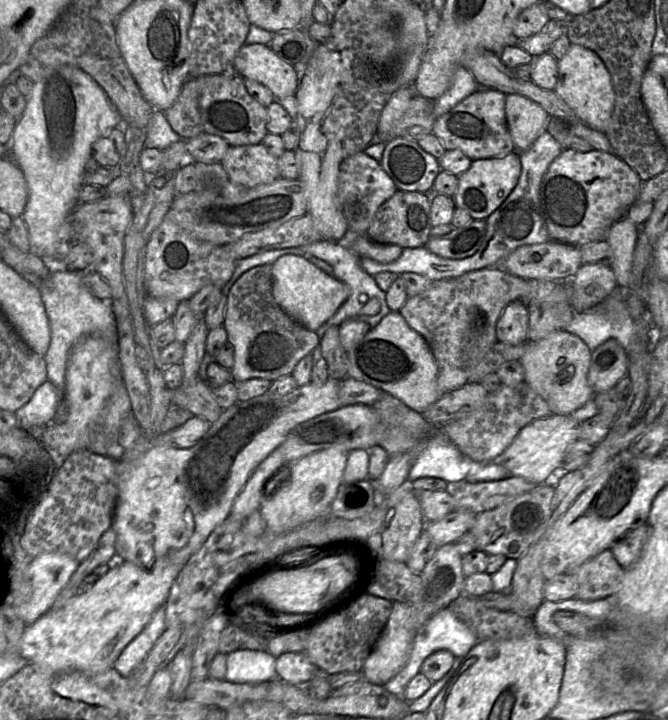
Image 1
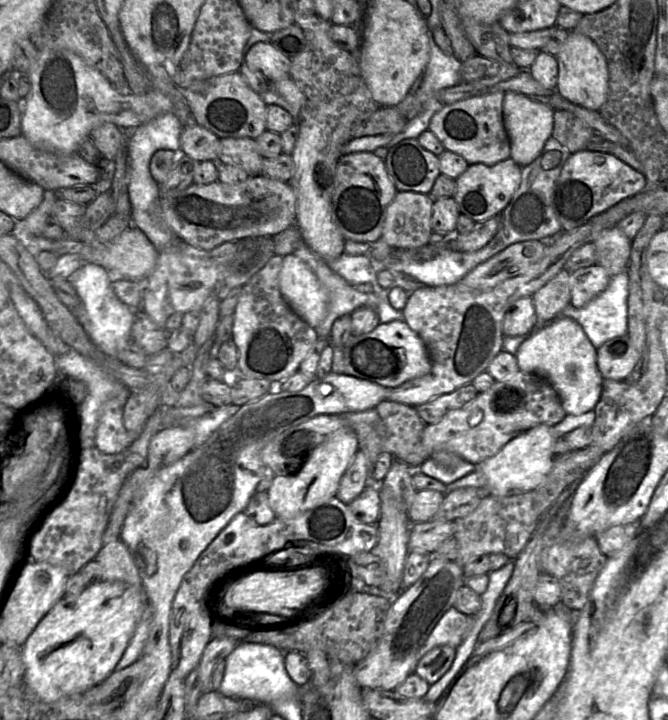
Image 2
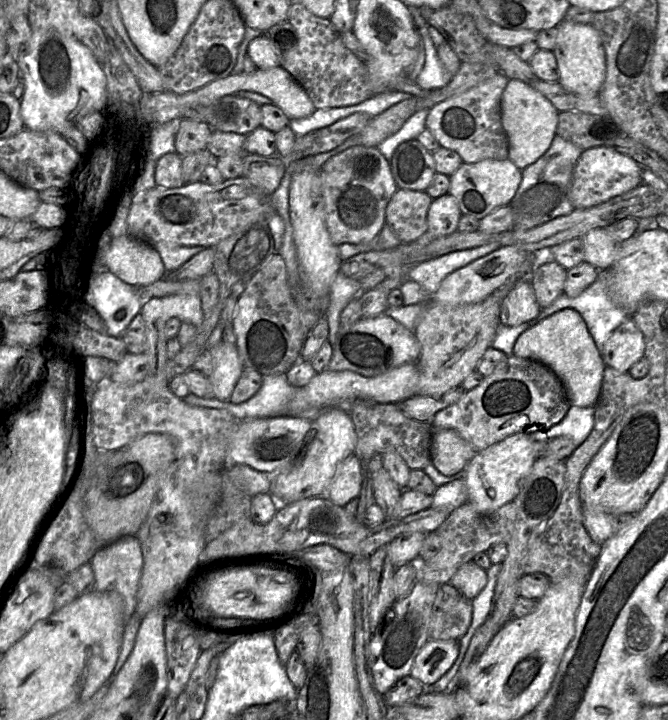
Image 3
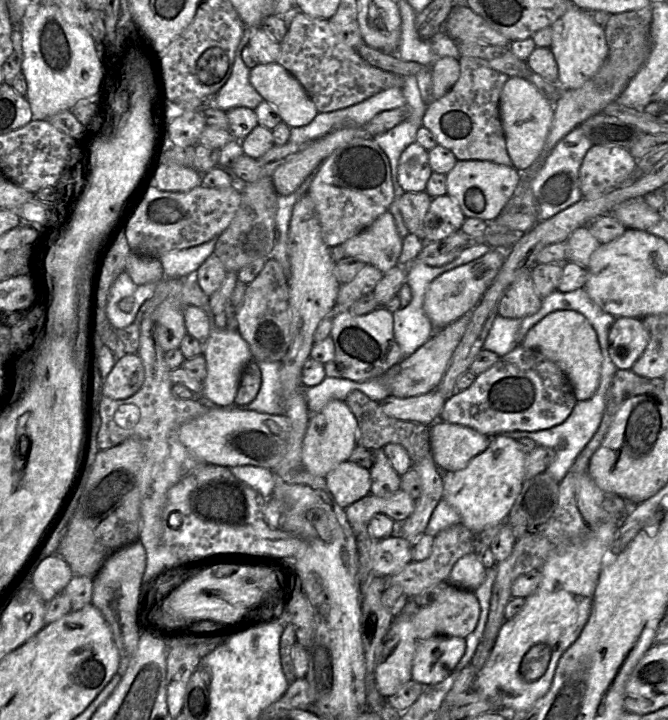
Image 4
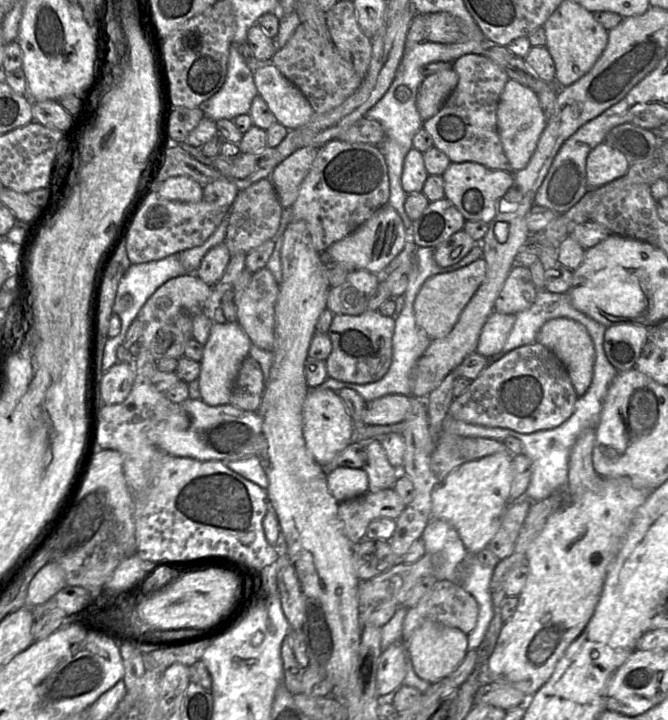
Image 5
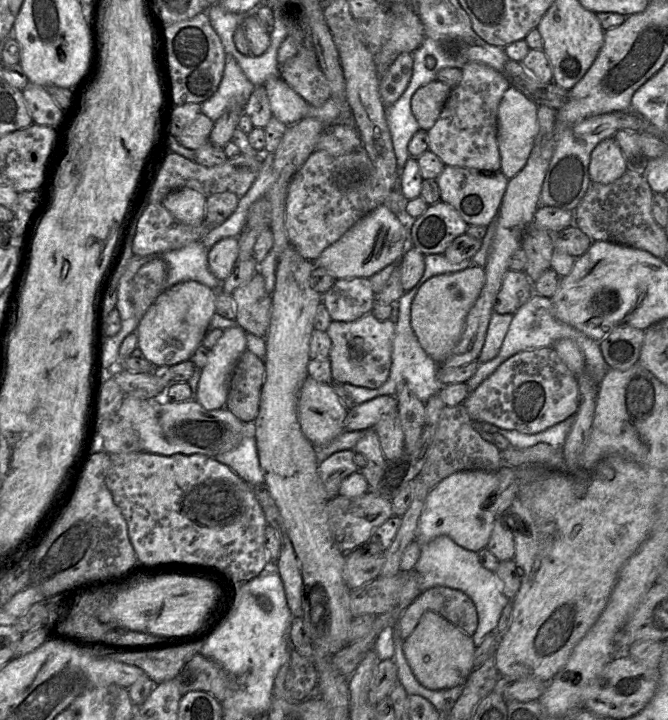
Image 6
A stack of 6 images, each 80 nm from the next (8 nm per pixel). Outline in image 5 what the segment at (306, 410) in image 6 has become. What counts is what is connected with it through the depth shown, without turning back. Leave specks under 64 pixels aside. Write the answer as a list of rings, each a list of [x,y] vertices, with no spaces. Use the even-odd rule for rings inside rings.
[[[308,387],[302,408],[302,418],[306,447],[323,468],[352,443],[353,420],[337,392],[327,388],[309,389]]]

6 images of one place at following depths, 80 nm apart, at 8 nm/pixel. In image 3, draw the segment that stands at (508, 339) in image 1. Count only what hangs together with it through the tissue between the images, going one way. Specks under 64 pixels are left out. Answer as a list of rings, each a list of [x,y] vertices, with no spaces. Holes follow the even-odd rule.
[[[530,279],[516,283],[500,306],[500,324],[514,327],[535,319],[541,311]]]

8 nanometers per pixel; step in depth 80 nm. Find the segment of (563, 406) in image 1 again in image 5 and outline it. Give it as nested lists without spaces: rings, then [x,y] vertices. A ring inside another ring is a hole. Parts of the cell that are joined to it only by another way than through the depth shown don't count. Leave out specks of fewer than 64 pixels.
[[[568,318],[547,321],[537,334],[536,342],[551,350],[564,365],[578,397],[586,393],[591,385],[595,362],[595,349],[586,327]]]

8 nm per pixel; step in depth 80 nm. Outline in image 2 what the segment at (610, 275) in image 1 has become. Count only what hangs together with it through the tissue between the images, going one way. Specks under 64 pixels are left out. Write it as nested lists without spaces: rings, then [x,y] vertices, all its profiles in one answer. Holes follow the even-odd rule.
[[[601,265],[579,268],[570,273],[570,304],[582,308],[602,293],[611,280],[608,271]]]

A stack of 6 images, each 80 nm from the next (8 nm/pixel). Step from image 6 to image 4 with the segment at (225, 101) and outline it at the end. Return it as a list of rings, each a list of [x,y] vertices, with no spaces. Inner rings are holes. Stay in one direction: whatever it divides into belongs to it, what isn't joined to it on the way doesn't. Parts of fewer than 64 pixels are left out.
[[[245,26],[244,33],[235,52],[235,60],[232,71],[224,85],[213,96],[215,107],[228,111],[235,107],[247,107],[255,109],[262,101],[265,101],[255,90],[249,80],[250,70],[242,59],[242,50],[248,45],[252,35],[259,26]]]

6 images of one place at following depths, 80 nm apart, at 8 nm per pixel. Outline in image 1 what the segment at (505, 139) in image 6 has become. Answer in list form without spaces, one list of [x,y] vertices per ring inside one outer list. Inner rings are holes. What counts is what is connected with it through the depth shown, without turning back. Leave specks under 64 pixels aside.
[[[507,94],[505,102],[506,121],[515,146],[514,152],[526,151],[547,130],[550,115],[538,103],[520,94]]]

